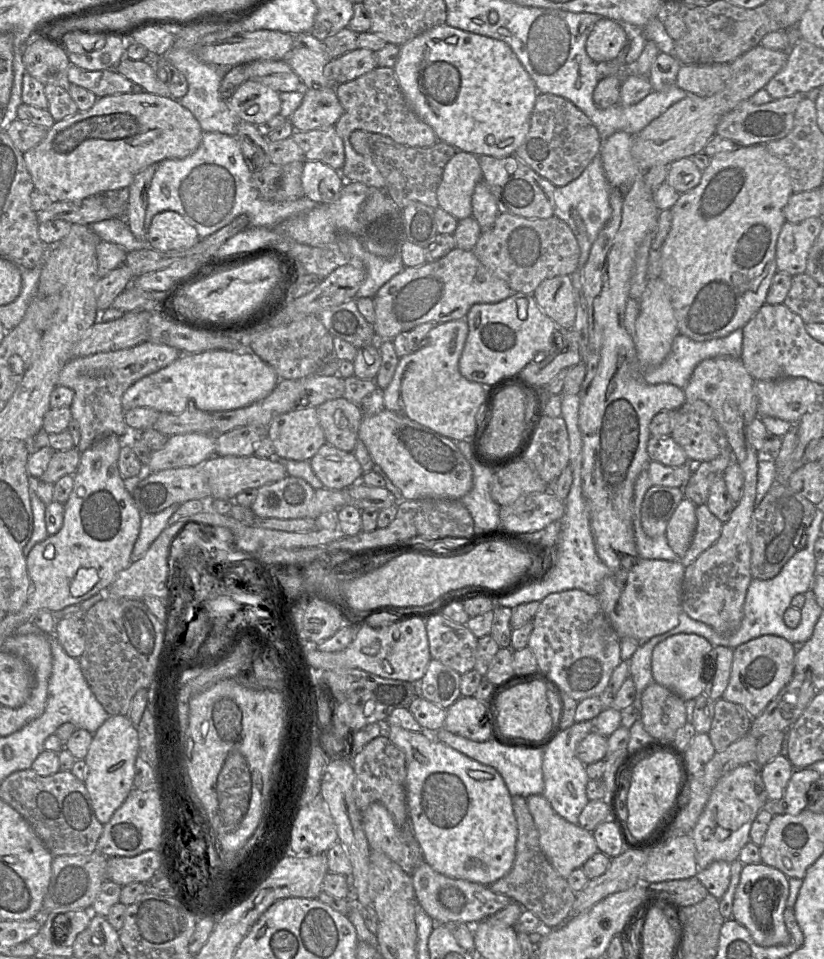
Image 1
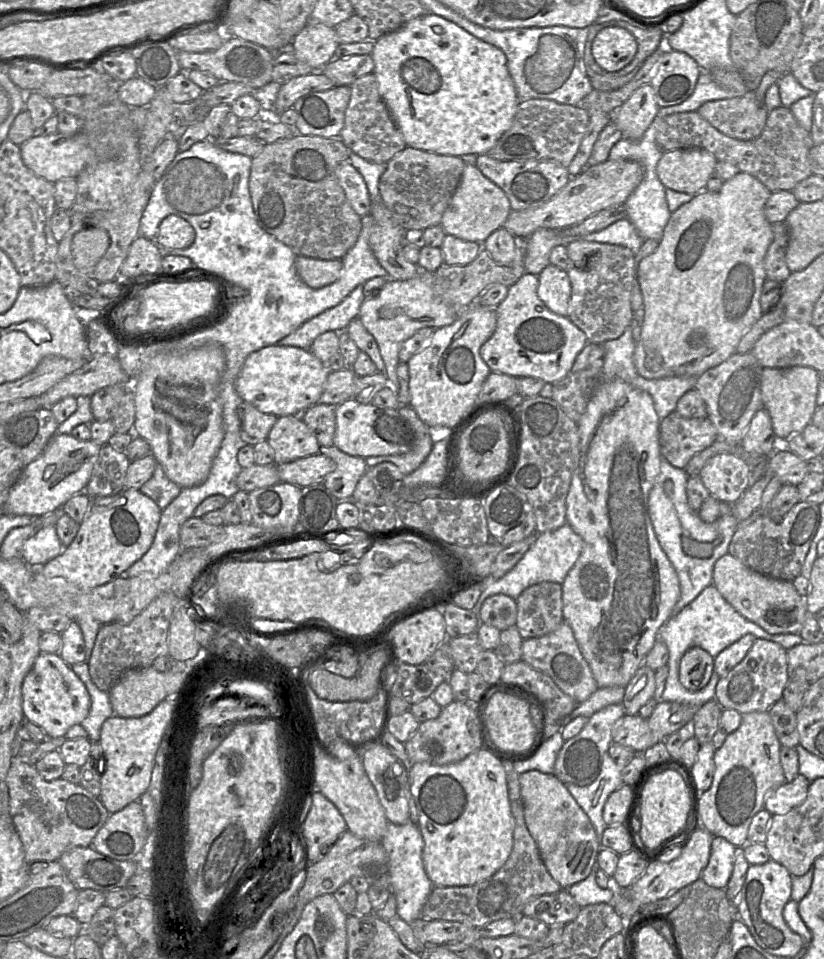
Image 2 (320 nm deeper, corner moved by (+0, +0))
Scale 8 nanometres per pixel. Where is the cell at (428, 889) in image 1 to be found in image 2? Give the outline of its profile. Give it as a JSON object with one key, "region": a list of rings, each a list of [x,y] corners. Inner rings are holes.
{"region":[[[567,890],[538,896],[523,908],[522,915],[538,919],[548,926],[565,926],[579,914],[581,907]]]}

